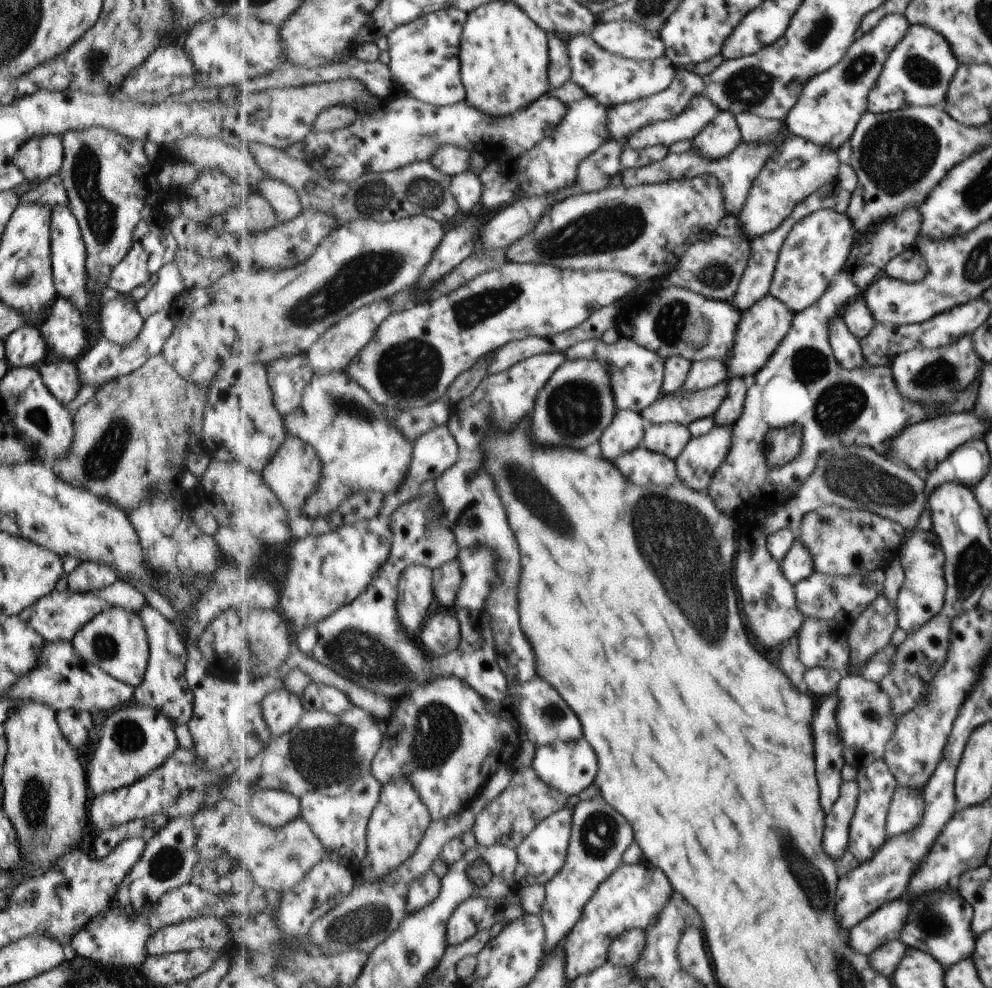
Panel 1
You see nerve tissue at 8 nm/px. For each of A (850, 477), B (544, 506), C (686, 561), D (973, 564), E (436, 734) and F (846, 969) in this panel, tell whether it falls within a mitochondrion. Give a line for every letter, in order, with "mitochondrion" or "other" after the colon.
A: mitochondrion
B: mitochondrion
C: mitochondrion
D: mitochondrion
E: mitochondrion
F: mitochondrion

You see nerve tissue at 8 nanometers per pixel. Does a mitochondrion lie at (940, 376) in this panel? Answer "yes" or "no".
yes

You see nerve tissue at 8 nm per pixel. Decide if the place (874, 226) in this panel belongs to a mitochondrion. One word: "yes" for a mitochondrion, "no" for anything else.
no

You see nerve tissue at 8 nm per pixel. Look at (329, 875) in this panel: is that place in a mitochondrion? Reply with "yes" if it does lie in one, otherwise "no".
no

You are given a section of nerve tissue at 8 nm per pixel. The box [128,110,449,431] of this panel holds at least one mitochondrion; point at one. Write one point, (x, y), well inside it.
(371, 270)

